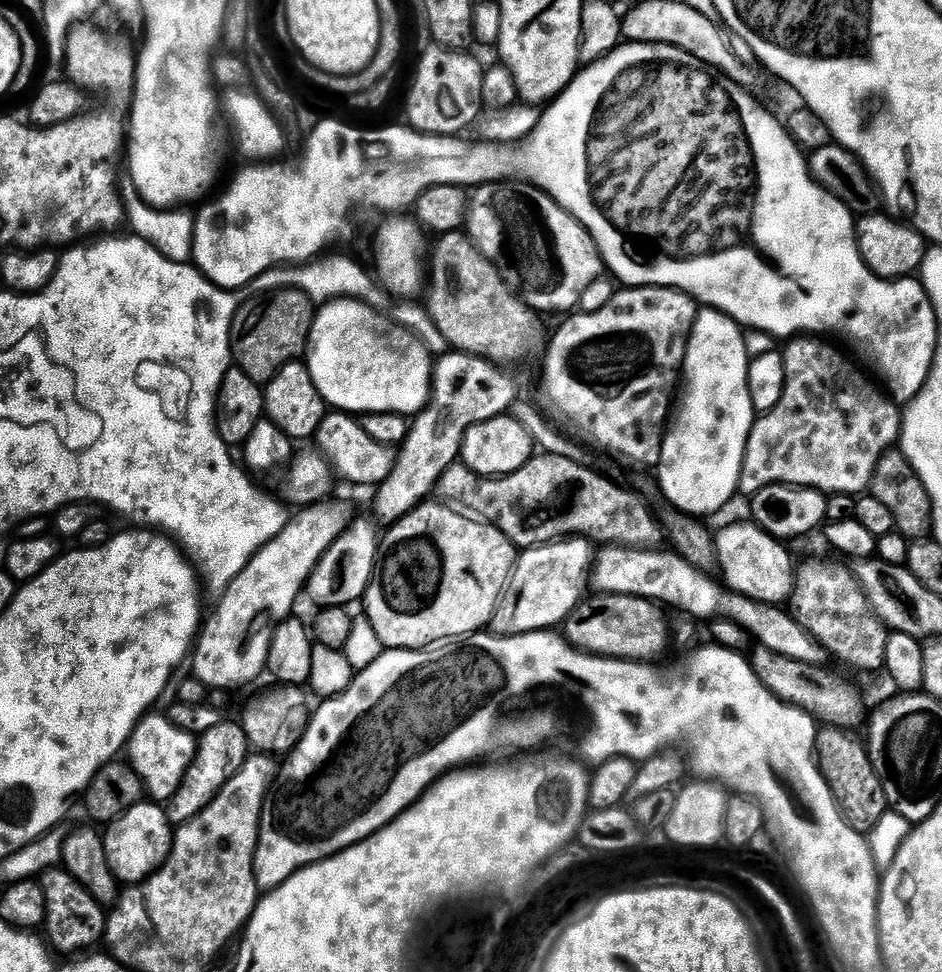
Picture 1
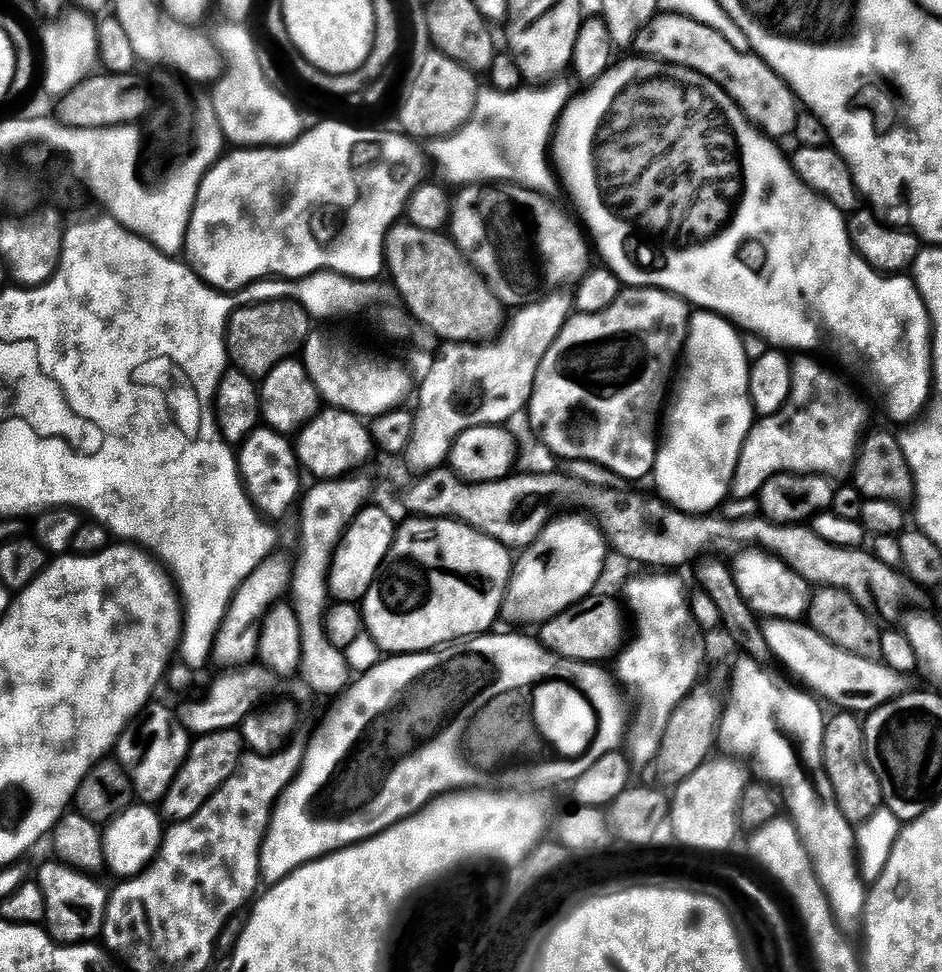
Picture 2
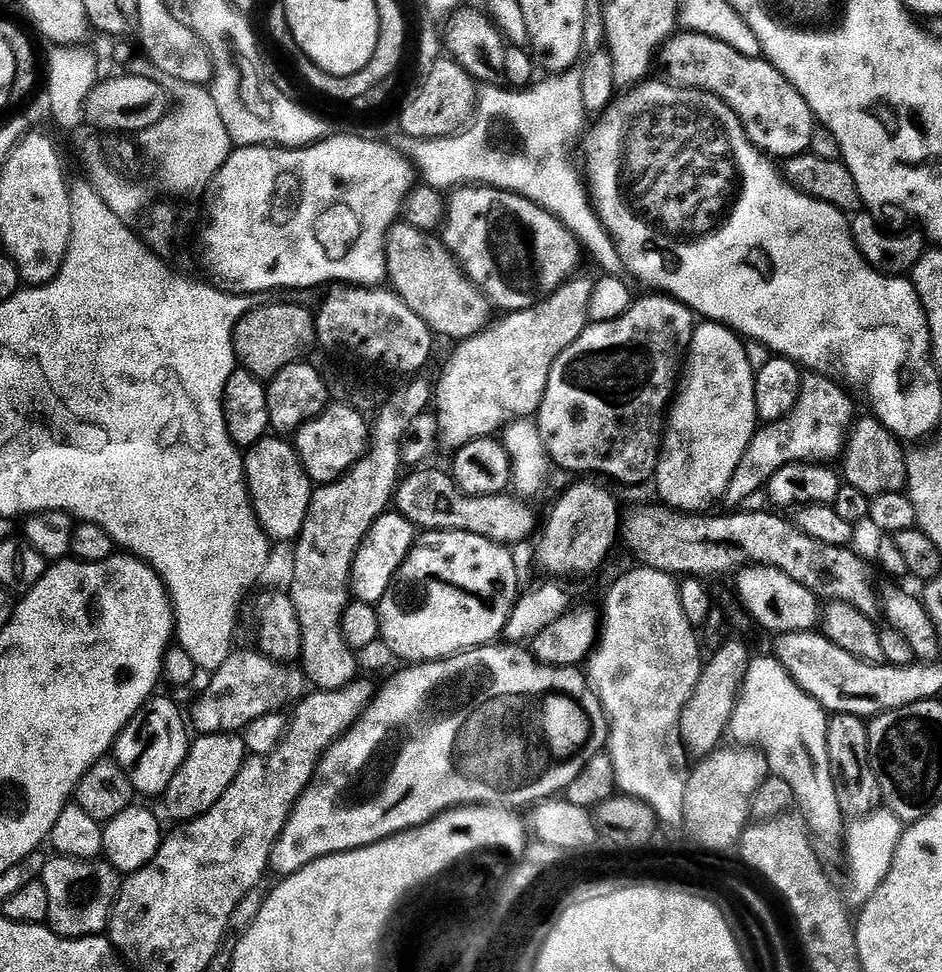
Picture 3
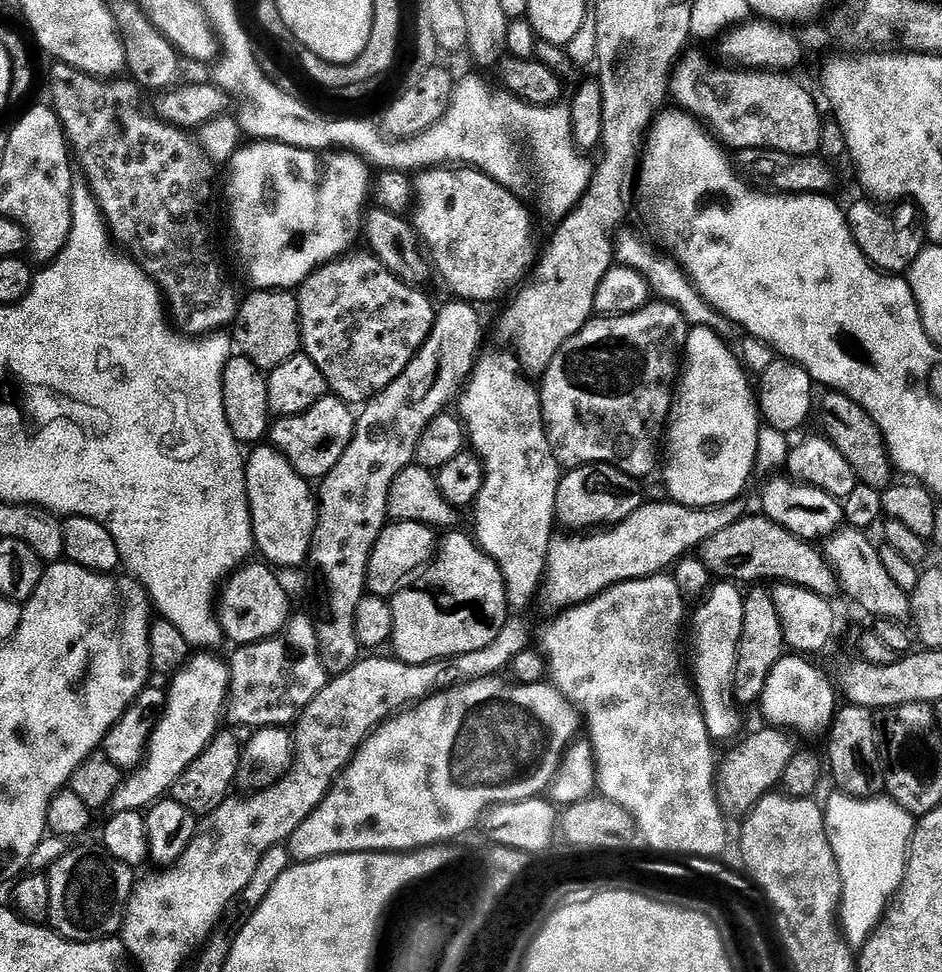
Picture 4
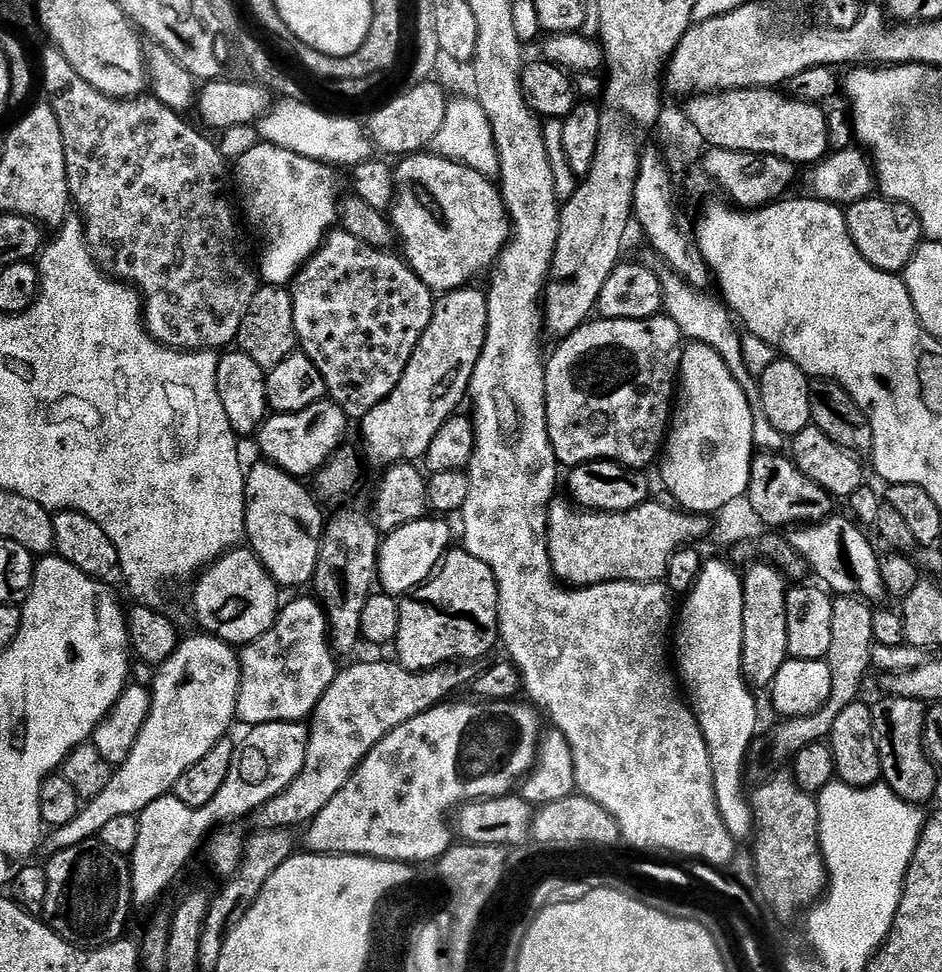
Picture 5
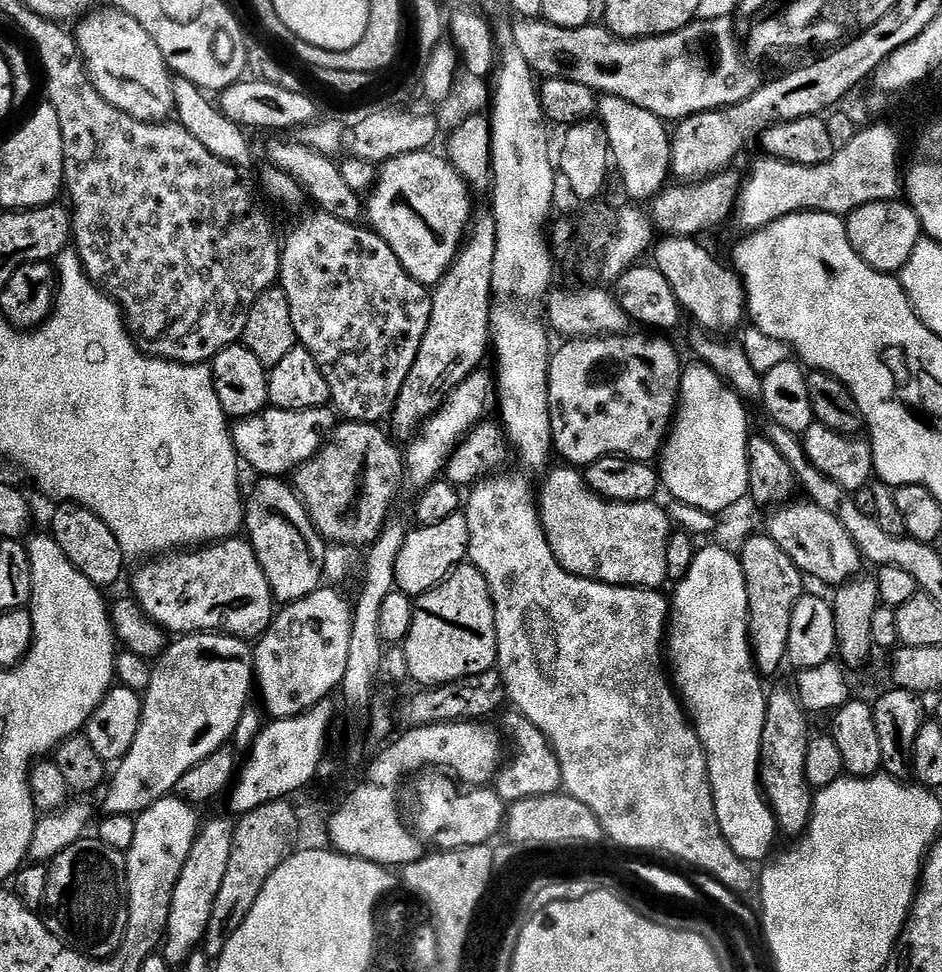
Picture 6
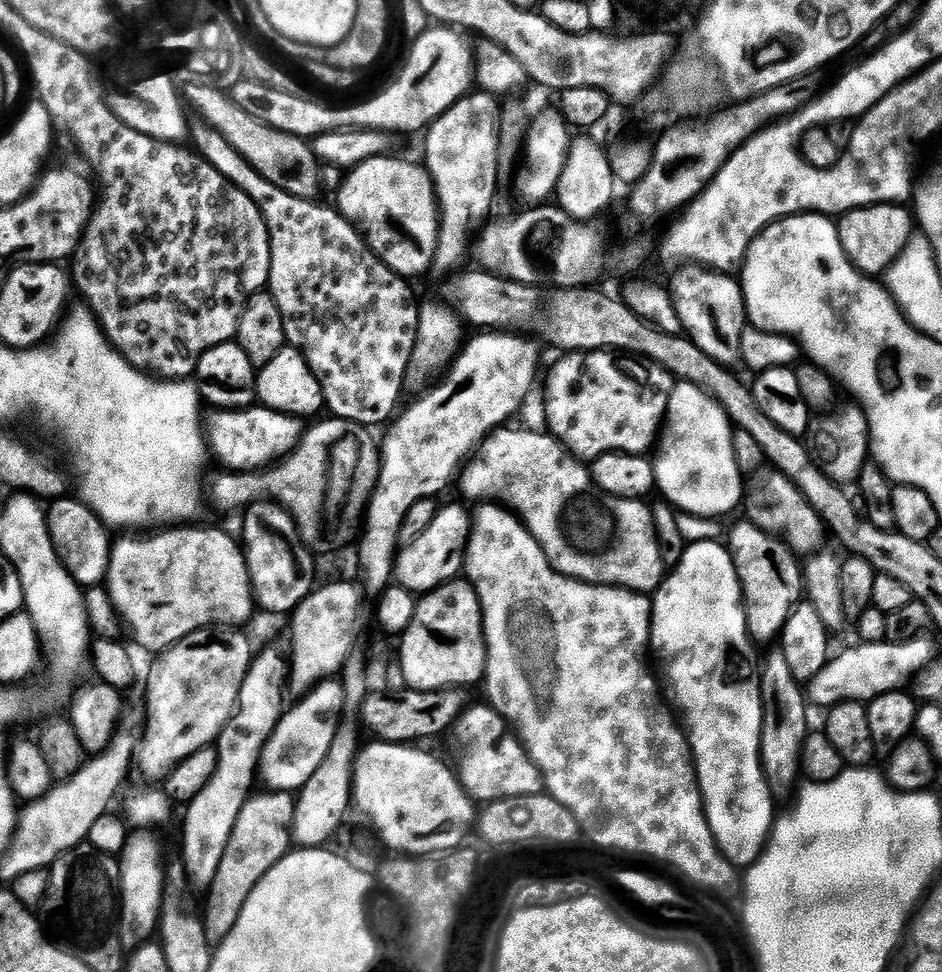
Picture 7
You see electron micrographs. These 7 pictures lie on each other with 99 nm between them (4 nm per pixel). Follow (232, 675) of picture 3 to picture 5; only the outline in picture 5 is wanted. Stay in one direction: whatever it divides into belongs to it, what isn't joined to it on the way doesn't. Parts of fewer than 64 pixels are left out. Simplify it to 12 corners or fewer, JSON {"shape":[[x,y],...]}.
{"shape":[[283,605],[243,645],[244,726],[304,722],[334,682],[328,616]]}

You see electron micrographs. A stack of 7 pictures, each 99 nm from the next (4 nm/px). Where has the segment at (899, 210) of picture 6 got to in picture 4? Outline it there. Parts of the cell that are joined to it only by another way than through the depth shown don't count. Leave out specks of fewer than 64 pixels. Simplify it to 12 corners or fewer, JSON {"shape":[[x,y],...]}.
{"shape":[[847,205],[854,242],[885,274],[904,274],[926,247],[915,207],[887,216]]}

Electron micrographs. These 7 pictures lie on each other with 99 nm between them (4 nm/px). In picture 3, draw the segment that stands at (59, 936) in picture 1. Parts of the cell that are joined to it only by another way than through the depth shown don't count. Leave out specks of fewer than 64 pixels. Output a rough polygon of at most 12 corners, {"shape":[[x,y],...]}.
{"shape":[[53,855],[42,877],[47,927],[107,933],[121,873],[107,860]]}

